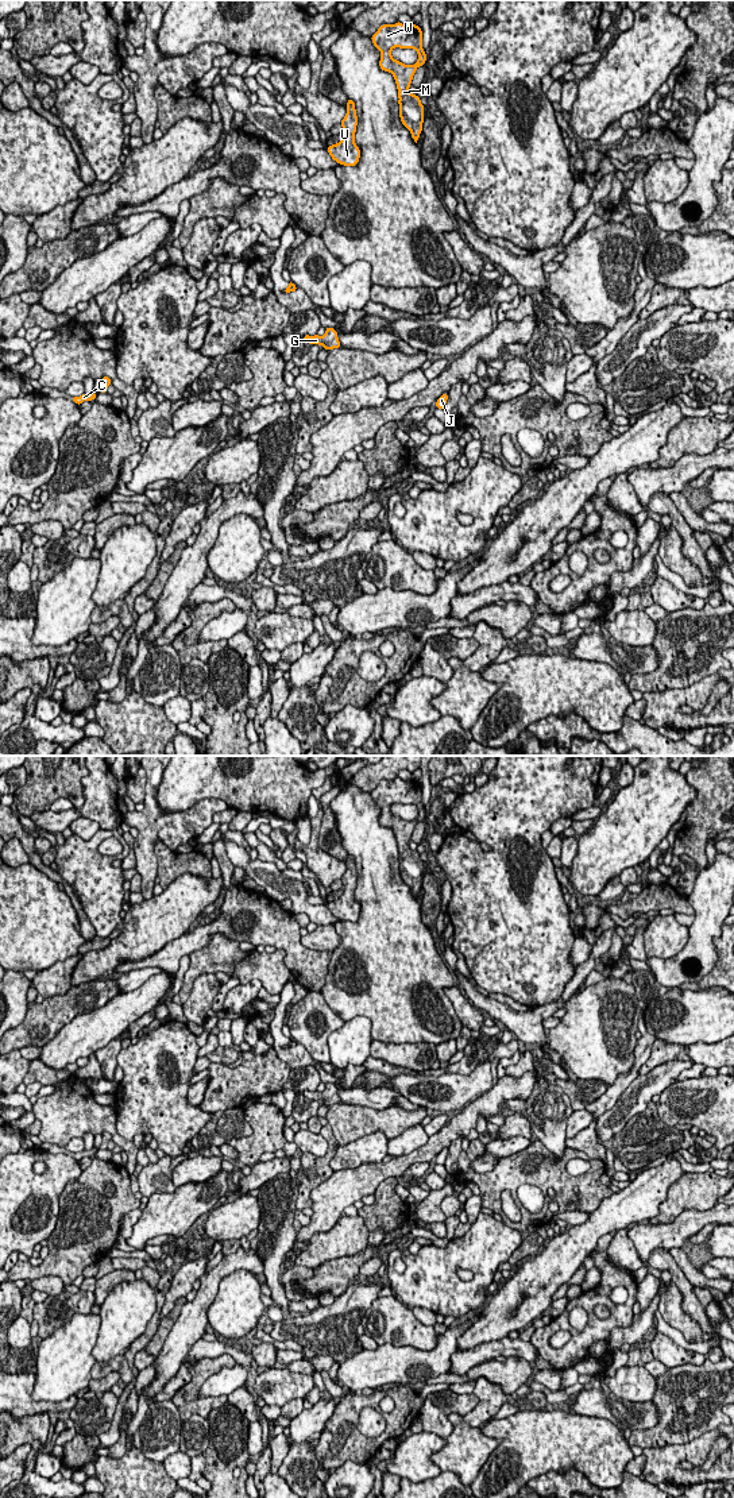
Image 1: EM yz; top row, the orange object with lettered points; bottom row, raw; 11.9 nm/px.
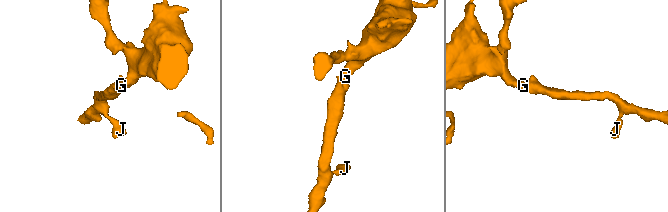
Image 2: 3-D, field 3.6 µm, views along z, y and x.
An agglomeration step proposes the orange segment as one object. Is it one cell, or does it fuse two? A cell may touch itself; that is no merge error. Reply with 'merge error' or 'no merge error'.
merge error

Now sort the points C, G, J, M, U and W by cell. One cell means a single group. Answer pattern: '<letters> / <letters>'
C G J / M U W

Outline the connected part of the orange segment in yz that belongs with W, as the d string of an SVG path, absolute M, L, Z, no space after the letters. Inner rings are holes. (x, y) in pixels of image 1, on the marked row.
M401 22L395 24L382 24L371 36L374 46L380 51L379 67L383 72L390 72L395 80L398 89L399 117L402 124L410 131L413 140L417 143L422 132L424 105L417 94L412 94L412 85L416 69L426 61L426 54L422 49L422 31L417 24L405 26ZM414 49L418 54L418 61L414 65L405 65L391 57L391 50Z

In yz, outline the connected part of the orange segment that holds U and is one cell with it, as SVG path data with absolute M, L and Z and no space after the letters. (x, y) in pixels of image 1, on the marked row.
M348 99L347 113L341 120L343 138L339 143L328 146L328 152L333 161L344 166L356 166L360 158L360 148L355 143L358 116L355 101Z

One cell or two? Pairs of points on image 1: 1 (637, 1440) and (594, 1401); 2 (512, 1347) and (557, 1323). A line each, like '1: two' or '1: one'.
1: two
2: two

